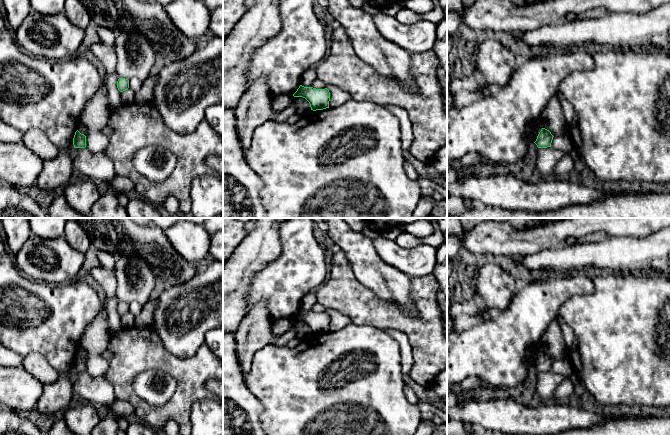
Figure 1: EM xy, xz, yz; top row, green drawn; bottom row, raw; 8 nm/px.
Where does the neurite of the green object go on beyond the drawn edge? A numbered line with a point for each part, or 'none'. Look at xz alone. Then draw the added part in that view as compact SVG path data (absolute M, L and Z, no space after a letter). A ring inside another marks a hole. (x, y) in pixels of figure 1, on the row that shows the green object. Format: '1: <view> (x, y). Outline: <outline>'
none

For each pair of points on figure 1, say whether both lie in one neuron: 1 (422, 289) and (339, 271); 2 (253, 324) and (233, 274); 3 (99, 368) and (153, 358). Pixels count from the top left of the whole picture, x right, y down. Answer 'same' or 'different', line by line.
1: same
2: different
3: different

